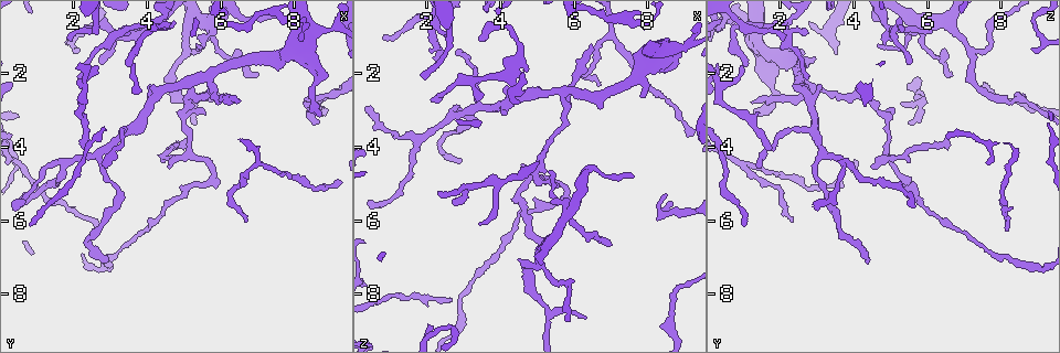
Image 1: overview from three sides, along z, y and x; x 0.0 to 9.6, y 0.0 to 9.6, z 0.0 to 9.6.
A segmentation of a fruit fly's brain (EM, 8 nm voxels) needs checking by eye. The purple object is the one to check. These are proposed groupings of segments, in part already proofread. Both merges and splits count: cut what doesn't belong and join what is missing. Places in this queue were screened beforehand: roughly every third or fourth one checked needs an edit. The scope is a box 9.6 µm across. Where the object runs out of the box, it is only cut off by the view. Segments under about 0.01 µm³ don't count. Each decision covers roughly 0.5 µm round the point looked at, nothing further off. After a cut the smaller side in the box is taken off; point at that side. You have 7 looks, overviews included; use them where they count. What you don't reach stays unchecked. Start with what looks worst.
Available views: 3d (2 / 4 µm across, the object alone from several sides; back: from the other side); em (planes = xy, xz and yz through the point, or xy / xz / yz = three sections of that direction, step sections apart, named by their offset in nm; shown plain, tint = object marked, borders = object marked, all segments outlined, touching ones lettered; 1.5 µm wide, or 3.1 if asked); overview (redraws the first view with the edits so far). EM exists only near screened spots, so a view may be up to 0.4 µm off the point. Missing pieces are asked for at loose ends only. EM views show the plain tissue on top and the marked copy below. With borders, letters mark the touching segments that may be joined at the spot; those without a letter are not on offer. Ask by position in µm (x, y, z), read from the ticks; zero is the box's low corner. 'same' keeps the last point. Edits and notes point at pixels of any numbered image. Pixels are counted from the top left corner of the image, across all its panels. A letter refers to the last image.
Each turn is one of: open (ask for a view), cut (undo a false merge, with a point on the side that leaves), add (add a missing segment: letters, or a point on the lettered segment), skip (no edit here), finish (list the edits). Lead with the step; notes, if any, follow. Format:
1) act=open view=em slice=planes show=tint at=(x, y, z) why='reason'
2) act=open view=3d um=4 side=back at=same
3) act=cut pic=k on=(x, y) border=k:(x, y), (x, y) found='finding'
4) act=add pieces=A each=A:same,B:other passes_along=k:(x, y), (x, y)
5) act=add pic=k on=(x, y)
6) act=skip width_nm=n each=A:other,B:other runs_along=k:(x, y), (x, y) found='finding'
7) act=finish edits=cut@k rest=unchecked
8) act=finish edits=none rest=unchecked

act=open view=3d um=2 at=(4.65, 4.60, 4.50)

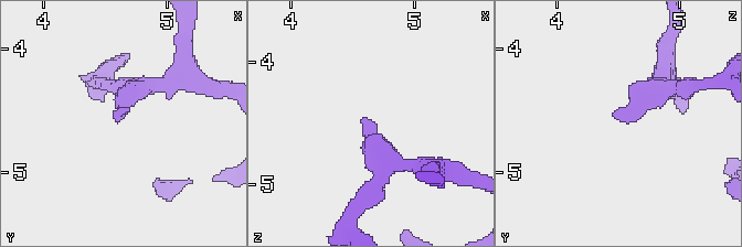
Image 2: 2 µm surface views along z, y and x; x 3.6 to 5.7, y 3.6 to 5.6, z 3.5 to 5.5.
act=open view=em slice=xz step=4 show=tint at=(4.58, 4.52, 4.42) arm_widths_nm=160,180

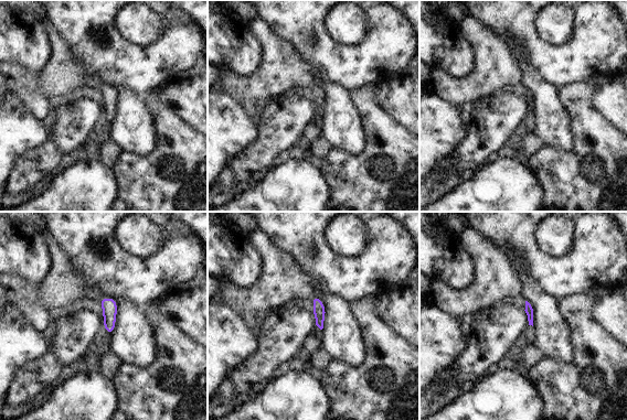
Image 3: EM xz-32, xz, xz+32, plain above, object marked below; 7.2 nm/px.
act=open view=em slice=planes show=borders at=same

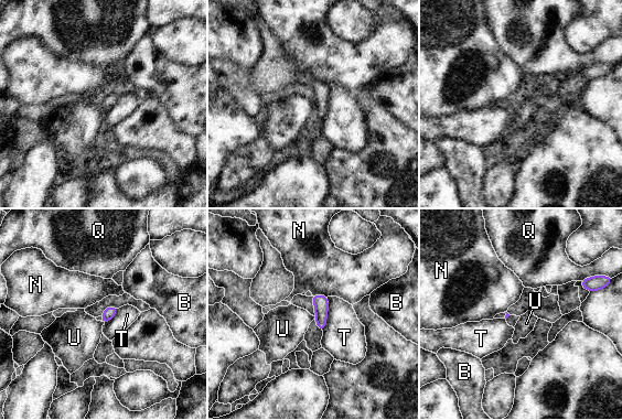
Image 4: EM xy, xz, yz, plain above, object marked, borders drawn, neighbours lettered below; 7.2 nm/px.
act=skip longest_contact=T:260nm each=B:other,N:other,Q:other,T:other,U:other border=4:(312, 293), (322, 293), (326, 297) found='none of them fits'

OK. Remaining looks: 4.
act=open view=3d um=4 at=(4.30, 0.60, 2.20) why='four-way junction'

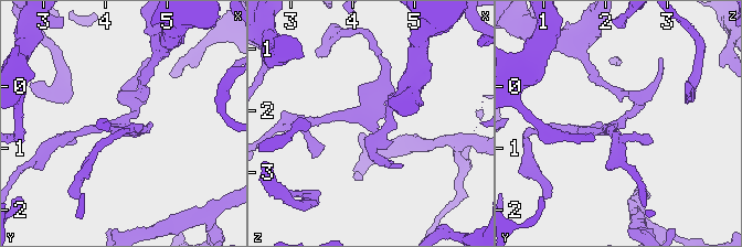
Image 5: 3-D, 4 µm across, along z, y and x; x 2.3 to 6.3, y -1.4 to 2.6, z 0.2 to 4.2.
act=open view=em slice=xy step=8 show=tint at=(4.35, 0.65, 2.25) why='shape alone is not enough'

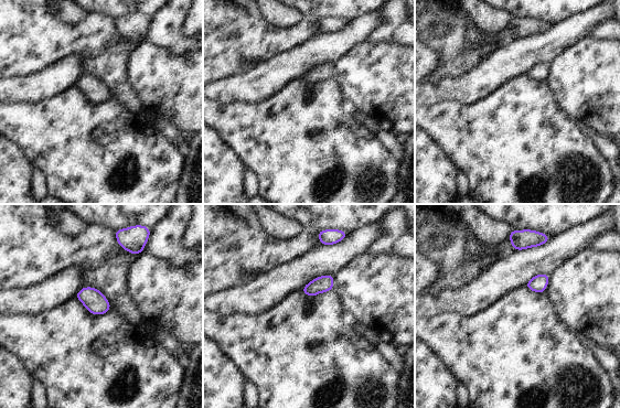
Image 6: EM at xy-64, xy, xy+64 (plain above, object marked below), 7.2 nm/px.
act=open view=em slice=xy step=8 show=borders at=same

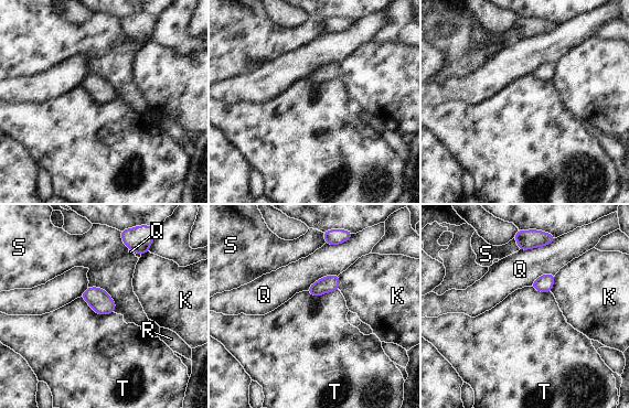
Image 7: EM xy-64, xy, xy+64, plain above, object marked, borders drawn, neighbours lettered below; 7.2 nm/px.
act=skip each=K:other,Q:other,R:other,S:other,T:other border=7:(80, 297), (99, 314), (114, 313) found='one cell here'

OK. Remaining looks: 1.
act=open view=em slice=planes show=borders at=(2.65, 1.80, 0.95) why='tapers out'

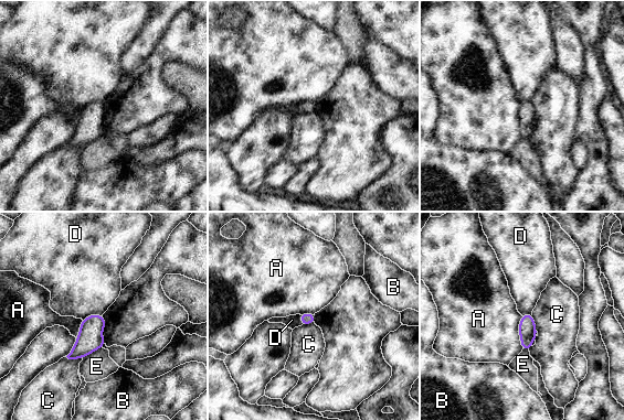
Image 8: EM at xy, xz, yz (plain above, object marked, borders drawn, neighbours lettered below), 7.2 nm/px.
act=skip each=A:other,B:other,C:other,D:other,E:other border=8:(102, 314), (90, 314), (82, 320) found='no lettered segment goes on from it'

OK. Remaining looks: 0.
act=finish edits=none rest=unchecked

